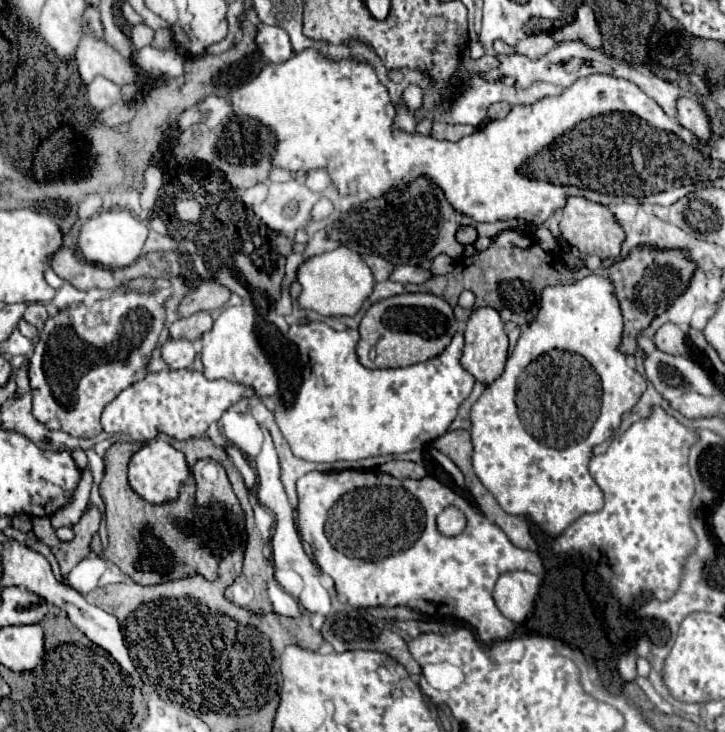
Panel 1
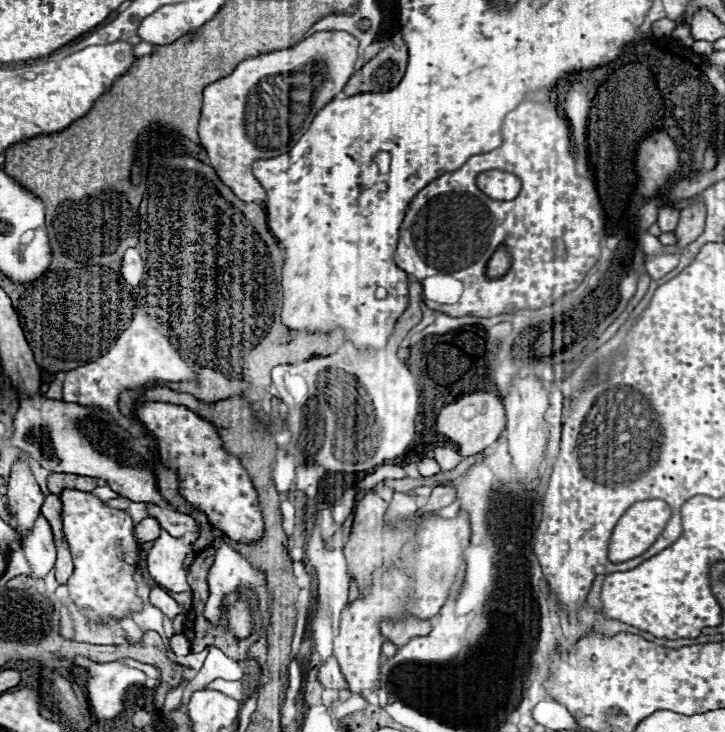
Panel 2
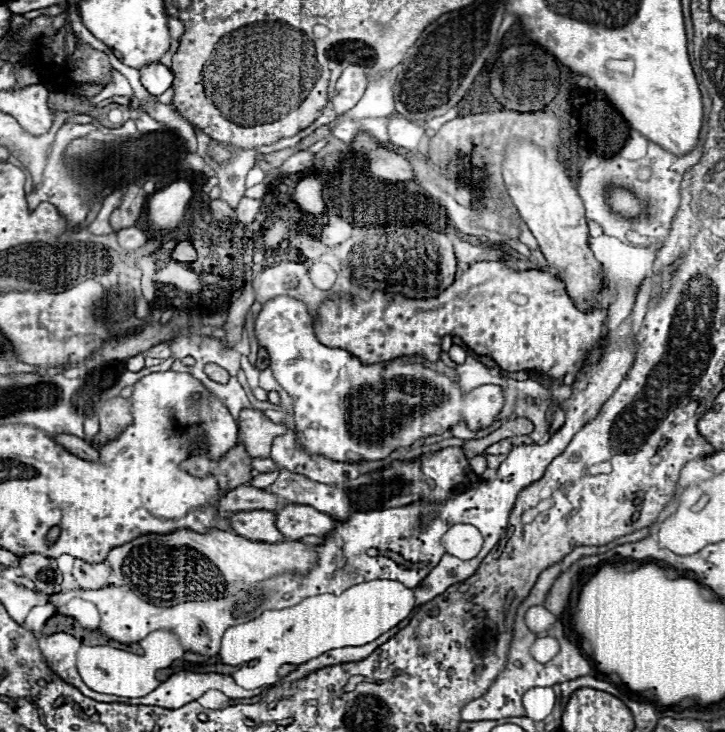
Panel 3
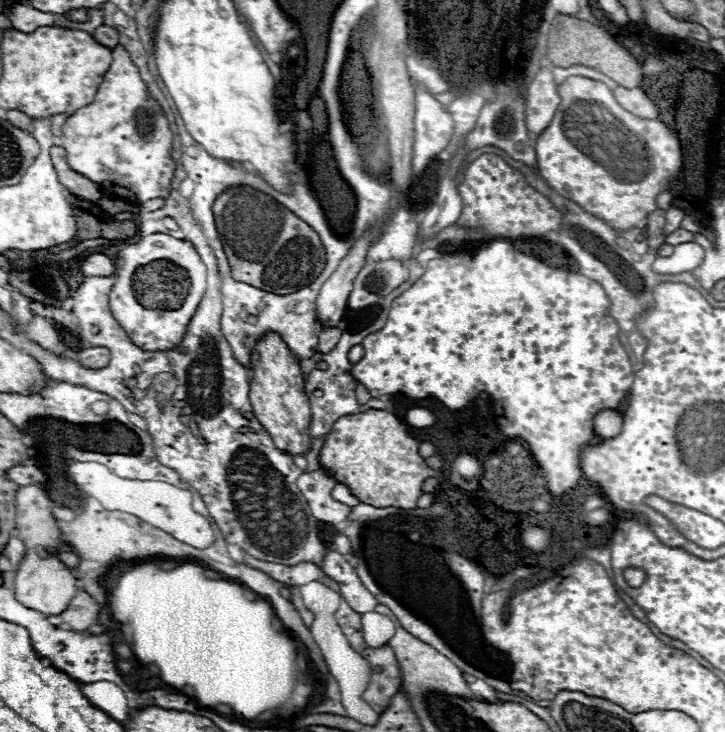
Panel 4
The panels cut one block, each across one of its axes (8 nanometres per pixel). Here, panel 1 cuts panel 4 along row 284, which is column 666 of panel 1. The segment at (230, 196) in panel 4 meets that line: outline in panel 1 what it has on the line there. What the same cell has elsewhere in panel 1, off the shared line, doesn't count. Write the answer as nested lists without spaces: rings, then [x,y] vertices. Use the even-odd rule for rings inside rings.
[[[640,246],[630,252],[630,256],[618,264],[618,292],[620,308],[624,318],[624,332],[620,342],[622,354],[632,354],[636,350],[636,336],[652,322],[654,316],[662,314],[668,304],[674,300],[674,294],[680,296],[686,288],[696,264],[678,250],[654,250]]]

